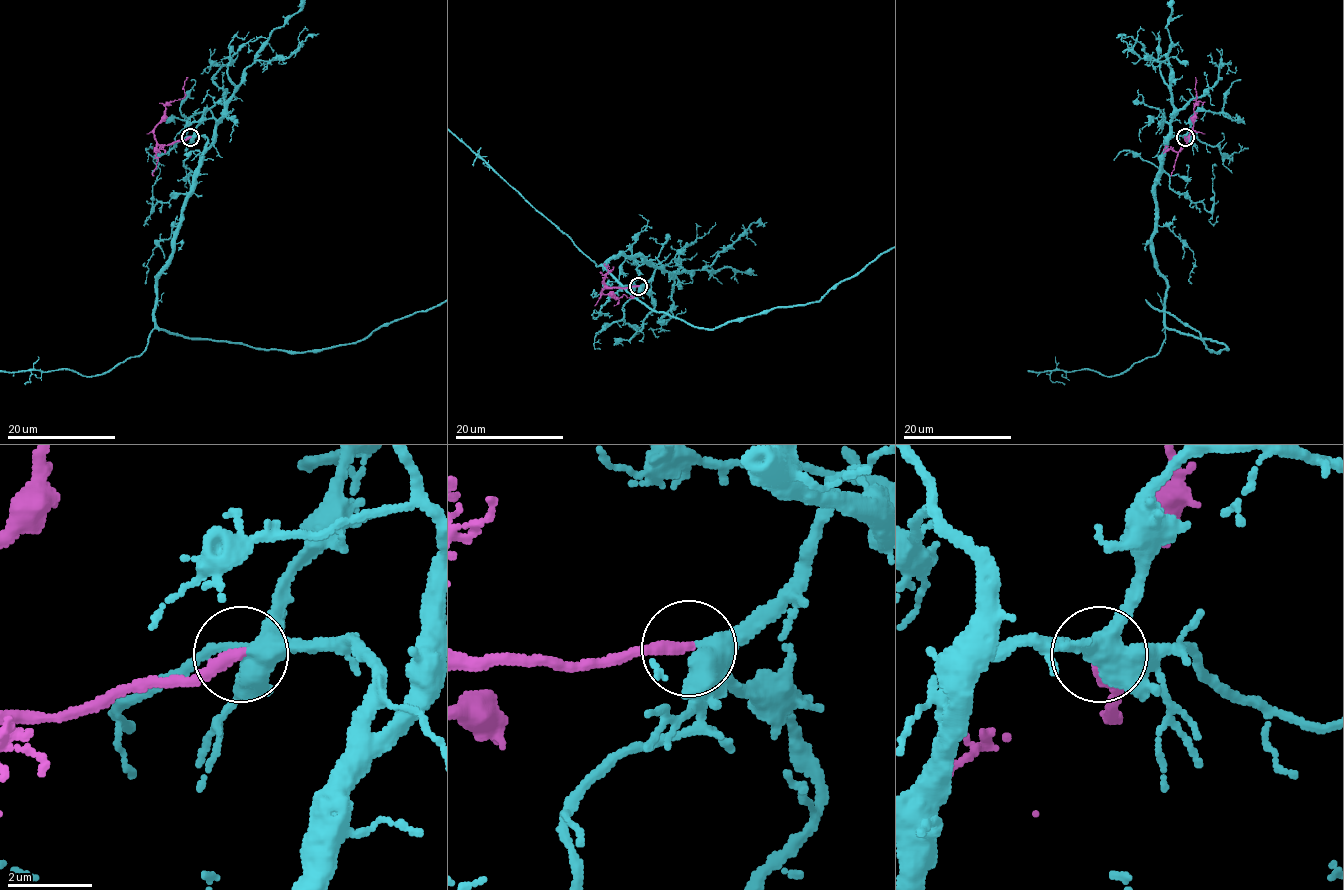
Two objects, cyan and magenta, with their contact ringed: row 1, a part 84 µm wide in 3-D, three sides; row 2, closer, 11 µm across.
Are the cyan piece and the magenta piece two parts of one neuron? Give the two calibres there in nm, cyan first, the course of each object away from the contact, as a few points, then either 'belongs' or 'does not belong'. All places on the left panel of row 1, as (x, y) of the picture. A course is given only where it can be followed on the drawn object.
380 nm thick on the cyan side, 280 nm on the other; cyan runs (190, 137), (204, 136), (207, 152), (137, 356), (91, 376); magenta runs (190, 137), (161, 145), (154, 133), (165, 107), (185, 95), (184, 81), (188, 77); belongs

